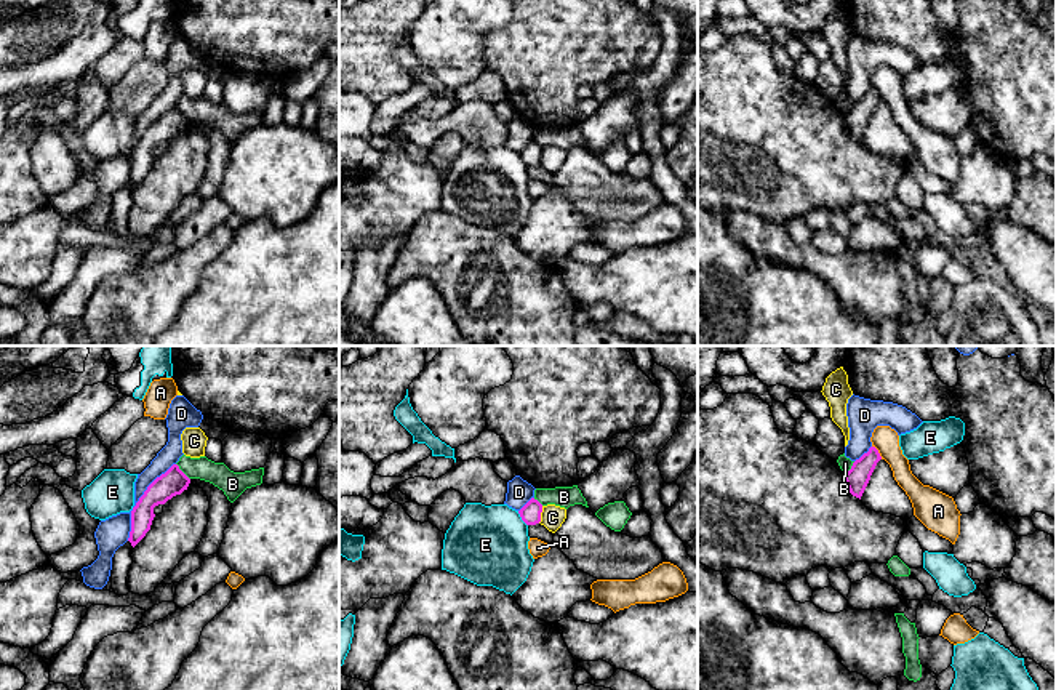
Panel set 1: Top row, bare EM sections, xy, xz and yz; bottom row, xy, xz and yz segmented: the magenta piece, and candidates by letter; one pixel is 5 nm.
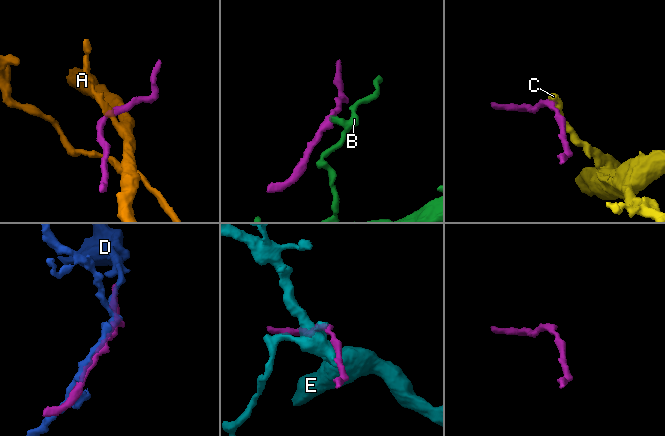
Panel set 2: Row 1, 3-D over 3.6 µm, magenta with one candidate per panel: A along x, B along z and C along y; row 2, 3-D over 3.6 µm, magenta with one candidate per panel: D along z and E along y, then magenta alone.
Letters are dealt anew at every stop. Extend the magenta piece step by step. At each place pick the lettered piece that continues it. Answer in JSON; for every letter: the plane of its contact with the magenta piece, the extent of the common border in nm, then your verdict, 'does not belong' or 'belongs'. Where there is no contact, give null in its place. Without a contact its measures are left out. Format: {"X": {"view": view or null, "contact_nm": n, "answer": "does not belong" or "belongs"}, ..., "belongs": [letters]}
{"A": {"view": "yz", "contact_nm": 90, "answer": "does not belong"}, "B": {"view": "xy", "contact_nm": 110, "answer": "does not belong"}, "C": {"view": "xz", "contact_nm": 90, "answer": "does not belong"}, "D": {"view": "xy", "contact_nm": 460, "answer": "does not belong"}, "E": {"view": "xz", "contact_nm": 90, "answer": "does not belong"}, "belongs": []}

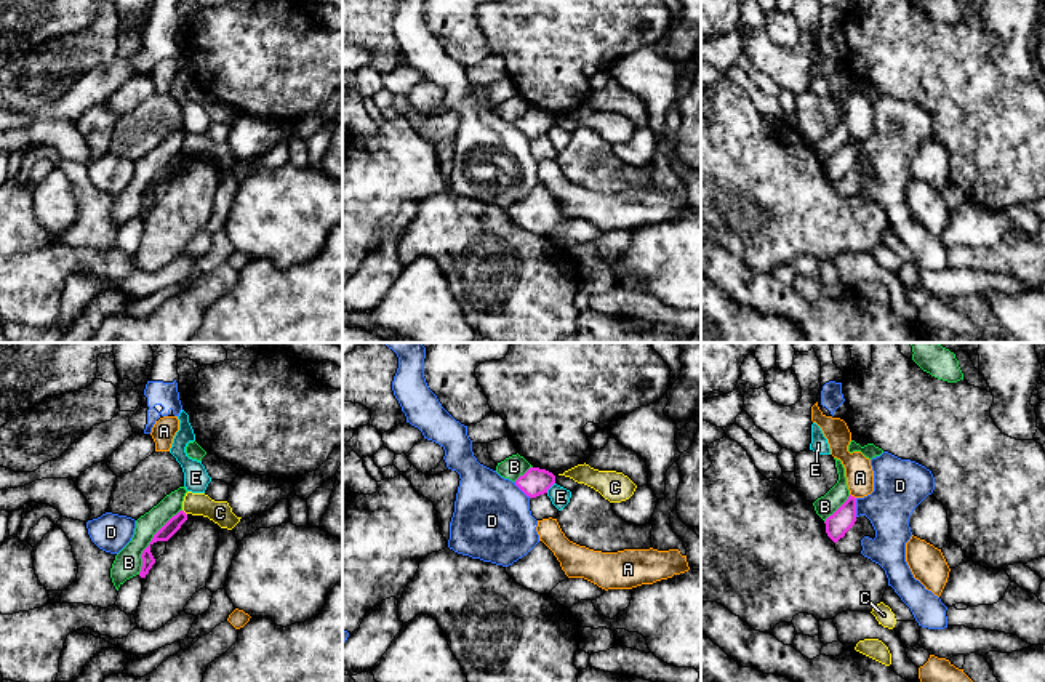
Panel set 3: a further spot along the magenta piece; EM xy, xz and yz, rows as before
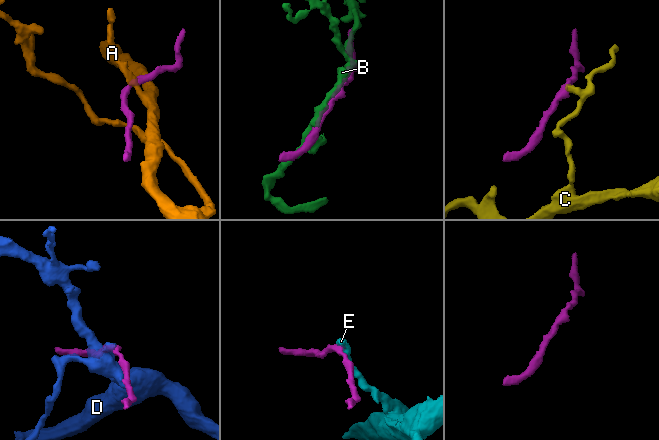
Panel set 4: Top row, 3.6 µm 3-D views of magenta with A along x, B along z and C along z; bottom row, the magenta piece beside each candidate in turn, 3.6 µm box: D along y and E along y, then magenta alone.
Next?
{"A": {"view": "yz", "contact_nm": 40, "answer": "does not belong"}, "B": {"view": "xy", "contact_nm": 400, "answer": "does not belong"}, "C": {"view": "xy", "contact_nm": 40, "answer": "does not belong"}, "D": {"view": "yz", "contact_nm": 100, "answer": "does not belong"}, "E": {"view": "xz", "contact_nm": 70, "answer": "does not belong"}, "belongs": []}

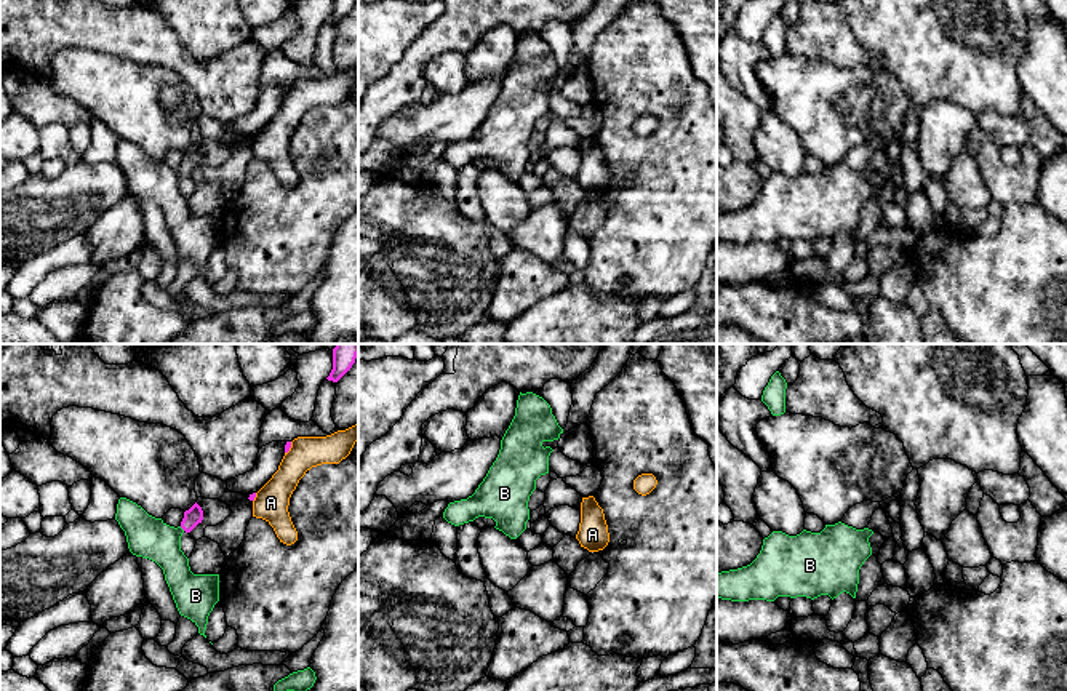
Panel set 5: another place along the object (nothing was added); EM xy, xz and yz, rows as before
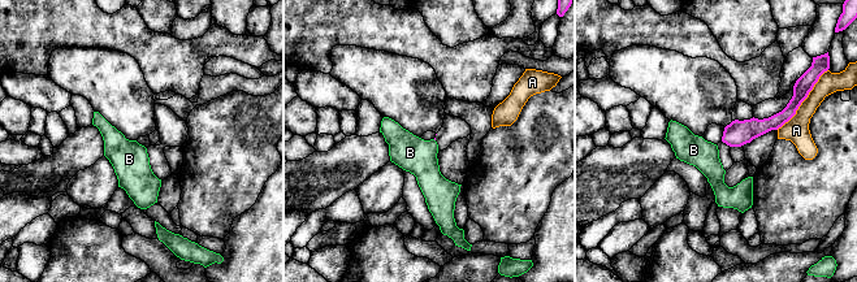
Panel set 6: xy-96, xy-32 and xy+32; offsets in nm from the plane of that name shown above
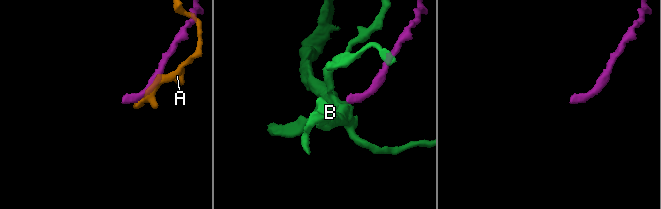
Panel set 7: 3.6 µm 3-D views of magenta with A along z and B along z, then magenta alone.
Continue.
{"A": {"view": "xy", "contact_nm": 70, "answer": "does not belong"}, "B": {"view": "xy", "contact_nm": 40, "answer": "belongs"}, "belongs": ["B"]}

